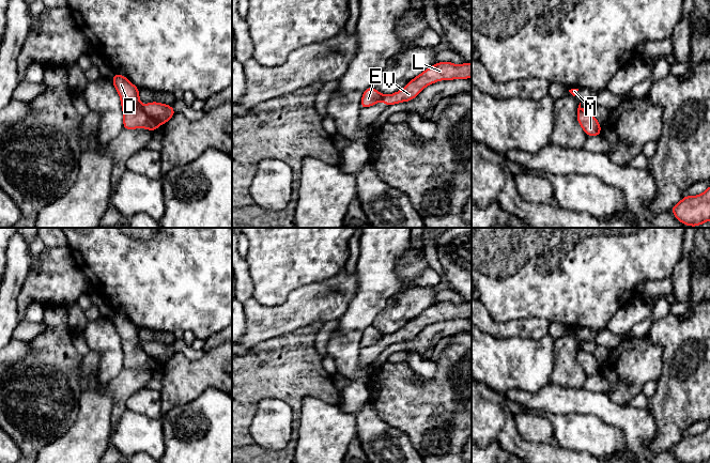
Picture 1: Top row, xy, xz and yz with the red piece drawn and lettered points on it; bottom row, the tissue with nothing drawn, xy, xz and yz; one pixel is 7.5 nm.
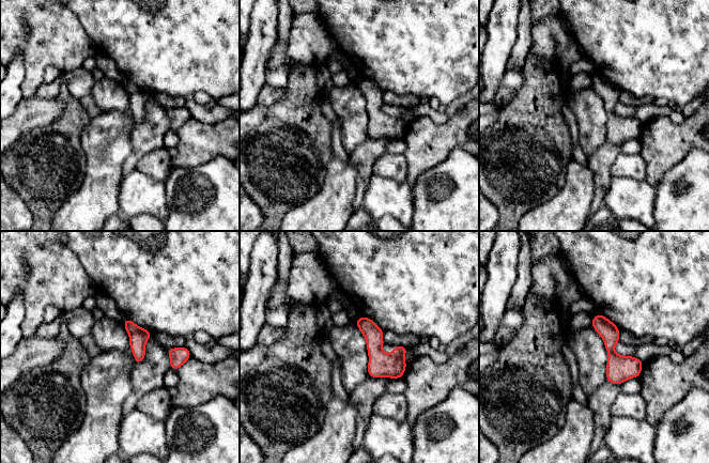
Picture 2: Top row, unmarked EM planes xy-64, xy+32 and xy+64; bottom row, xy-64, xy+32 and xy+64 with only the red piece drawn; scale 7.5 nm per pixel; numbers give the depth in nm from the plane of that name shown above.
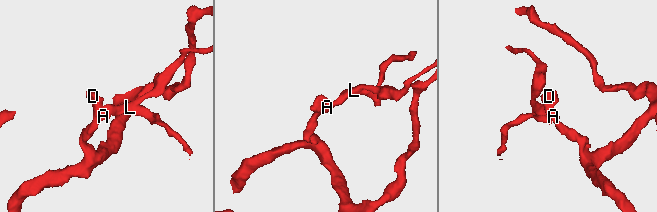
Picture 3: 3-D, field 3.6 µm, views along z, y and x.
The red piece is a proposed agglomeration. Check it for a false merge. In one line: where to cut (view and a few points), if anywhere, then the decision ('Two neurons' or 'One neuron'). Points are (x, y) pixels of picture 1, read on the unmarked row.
Split along xy (141, 348), (160, 364). Two neurons

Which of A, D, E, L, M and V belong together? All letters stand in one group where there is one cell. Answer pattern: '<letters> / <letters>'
A D E M / L V

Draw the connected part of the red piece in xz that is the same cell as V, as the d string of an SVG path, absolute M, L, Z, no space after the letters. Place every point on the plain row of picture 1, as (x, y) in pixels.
M449 300L437 302L413 318L400 330L389 335L384 335L382 341L386 343L386 346L403 341L410 341L414 339L426 326L434 322L441 320L469 319L470 317L472 304L468 302L464 302L461 305L456 305Z

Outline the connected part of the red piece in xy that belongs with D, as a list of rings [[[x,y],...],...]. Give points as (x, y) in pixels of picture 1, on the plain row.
[[[114,313],[111,321],[121,339],[124,355],[123,369],[146,368],[154,373],[160,364],[142,350],[139,338],[140,328],[122,313]]]

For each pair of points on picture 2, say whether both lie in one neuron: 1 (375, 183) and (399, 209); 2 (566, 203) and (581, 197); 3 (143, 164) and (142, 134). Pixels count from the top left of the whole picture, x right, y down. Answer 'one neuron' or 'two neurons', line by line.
1: one neuron
2: one neuron
3: two neurons

